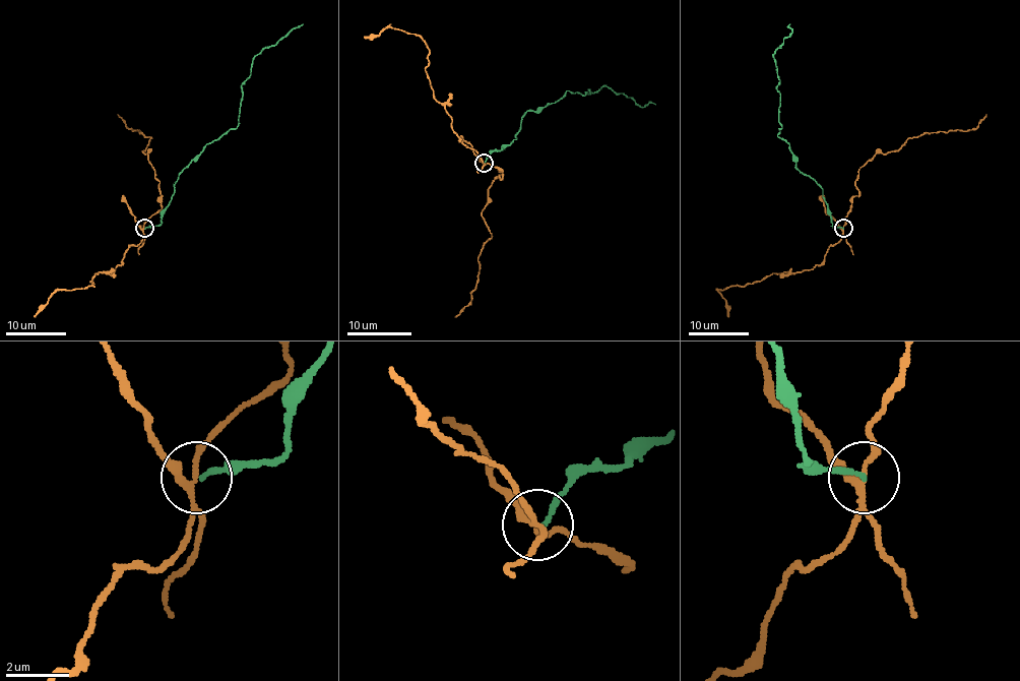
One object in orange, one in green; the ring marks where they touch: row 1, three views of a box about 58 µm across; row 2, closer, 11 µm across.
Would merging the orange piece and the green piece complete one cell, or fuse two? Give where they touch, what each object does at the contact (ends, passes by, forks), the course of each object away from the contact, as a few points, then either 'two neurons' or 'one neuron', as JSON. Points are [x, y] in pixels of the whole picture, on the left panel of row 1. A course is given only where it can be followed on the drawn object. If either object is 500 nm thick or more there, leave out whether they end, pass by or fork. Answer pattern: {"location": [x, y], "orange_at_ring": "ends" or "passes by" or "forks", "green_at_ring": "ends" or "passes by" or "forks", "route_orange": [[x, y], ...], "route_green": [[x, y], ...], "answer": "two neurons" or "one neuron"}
{"location": [144, 228], "orange_at_ring": "forks", "green_at_ring": "ends", "route_orange": [[143, 229], [162, 207], [160, 182], [148, 161], [148, 153], [142, 151], [151, 138], [128, 128], [118, 114]], "route_green": [[145, 229], [162, 223], [180, 173], [206, 144], [238, 125], [241, 84], [249, 77], [251, 60], [303, 24]], "answer": "two neurons"}

